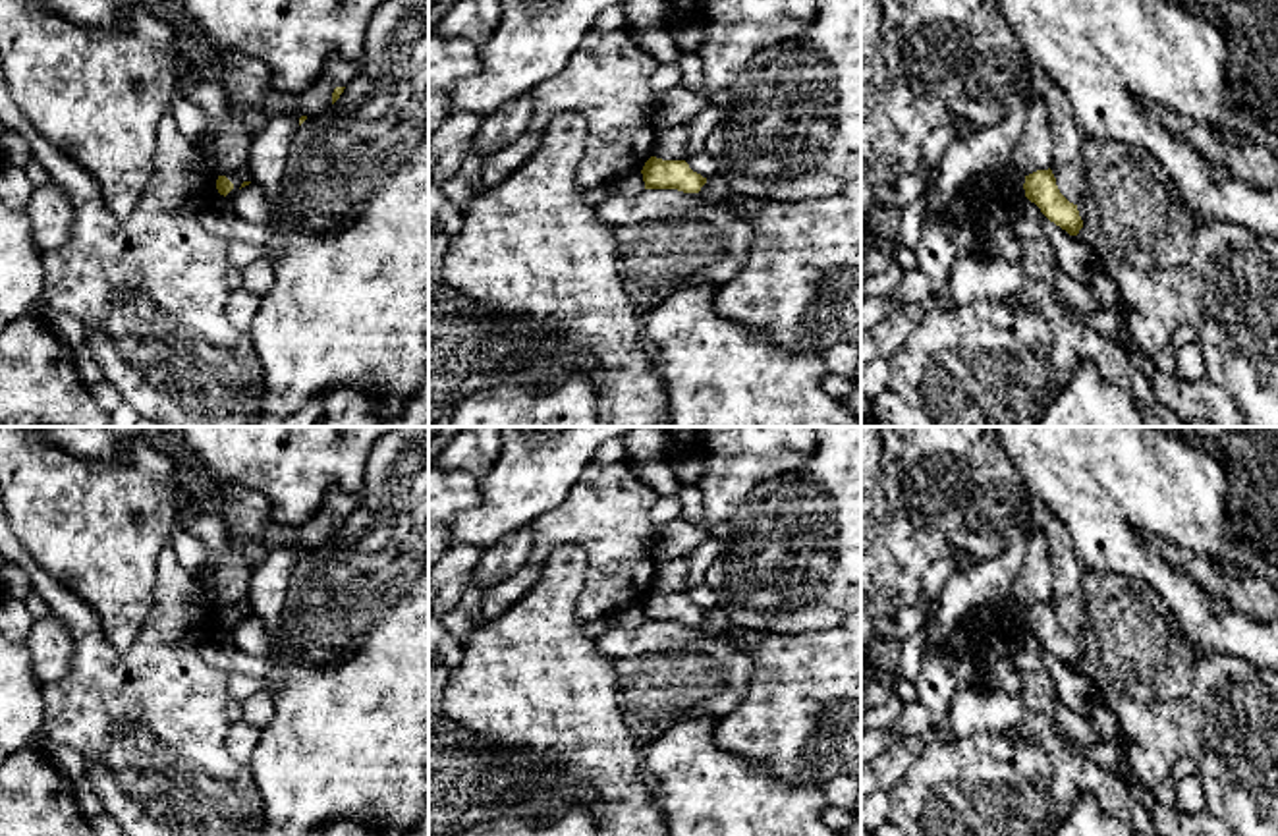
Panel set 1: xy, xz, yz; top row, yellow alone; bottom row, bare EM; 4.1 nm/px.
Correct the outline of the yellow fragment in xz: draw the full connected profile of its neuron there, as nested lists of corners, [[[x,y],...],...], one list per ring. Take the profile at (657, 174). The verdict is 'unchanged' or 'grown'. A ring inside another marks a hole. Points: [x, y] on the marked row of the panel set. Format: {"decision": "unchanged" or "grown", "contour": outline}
{"decision": "unchanged", "contour": [[[651,156],[643,170],[645,189],[678,189],[683,193],[699,193],[707,178],[693,172],[685,160],[662,160]]]}

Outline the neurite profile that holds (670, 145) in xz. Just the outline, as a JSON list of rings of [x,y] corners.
[[[689,124],[674,125],[656,133],[653,156],[662,160],[685,160],[687,135]]]

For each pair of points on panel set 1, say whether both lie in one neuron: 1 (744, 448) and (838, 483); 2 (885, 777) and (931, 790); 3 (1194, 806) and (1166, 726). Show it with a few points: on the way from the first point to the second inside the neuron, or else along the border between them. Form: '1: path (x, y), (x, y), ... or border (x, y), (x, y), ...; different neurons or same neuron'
1: border (802, 464), (780, 477), (761, 481), (753, 489); different neurons
2: border (925, 744), (914, 765), (887, 792); different neurons
3: border (1197, 775), (1207, 809); different neurons

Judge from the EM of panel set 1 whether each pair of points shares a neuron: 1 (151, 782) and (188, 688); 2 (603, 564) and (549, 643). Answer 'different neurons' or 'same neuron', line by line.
1: same neuron
2: different neurons

